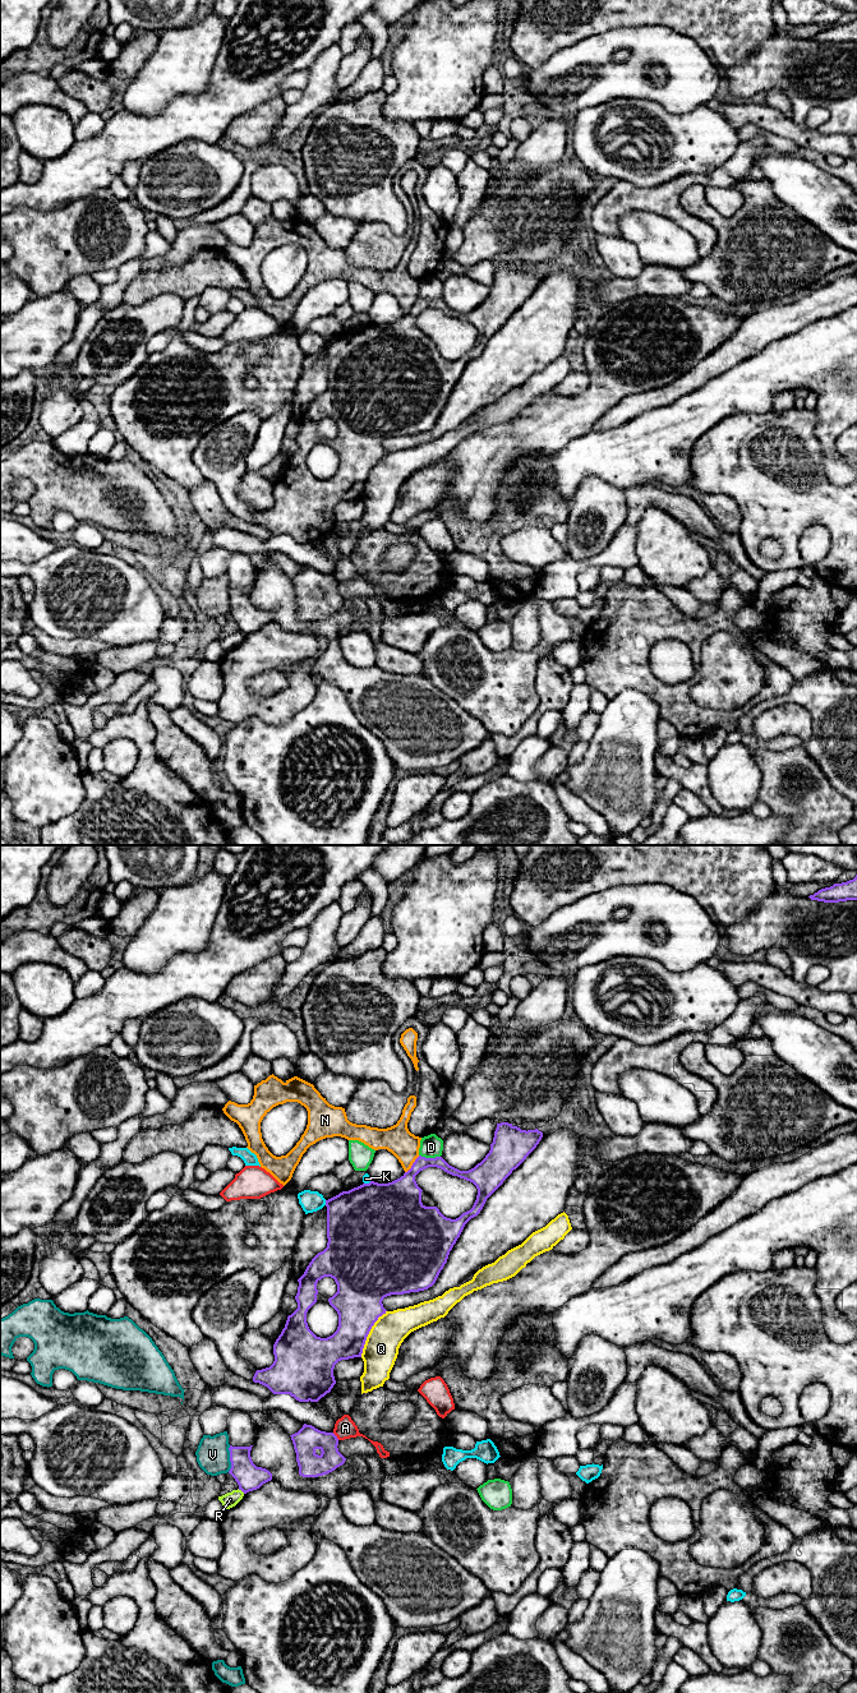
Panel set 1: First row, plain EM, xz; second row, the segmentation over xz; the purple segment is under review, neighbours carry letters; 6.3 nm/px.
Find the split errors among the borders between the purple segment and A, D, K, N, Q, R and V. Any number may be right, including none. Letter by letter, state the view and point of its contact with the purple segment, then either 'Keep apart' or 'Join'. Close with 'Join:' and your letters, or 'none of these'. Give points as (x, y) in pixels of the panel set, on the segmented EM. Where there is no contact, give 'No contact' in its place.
A: Touches purple at xz (336, 1437). Keep apart
D: Touches purple at xz (429, 1158). Keep apart
K: Touches purple at xz (326, 1203). Keep apart
N: Touches purple at xz (413, 1165). Keep apart
Q: Touches purple at xz (368, 1333). Keep apart
R: Touches purple at xz (242, 1490). Keep apart
V: Touches purple at xz (230, 1458). Keep apart
Join: none of these

